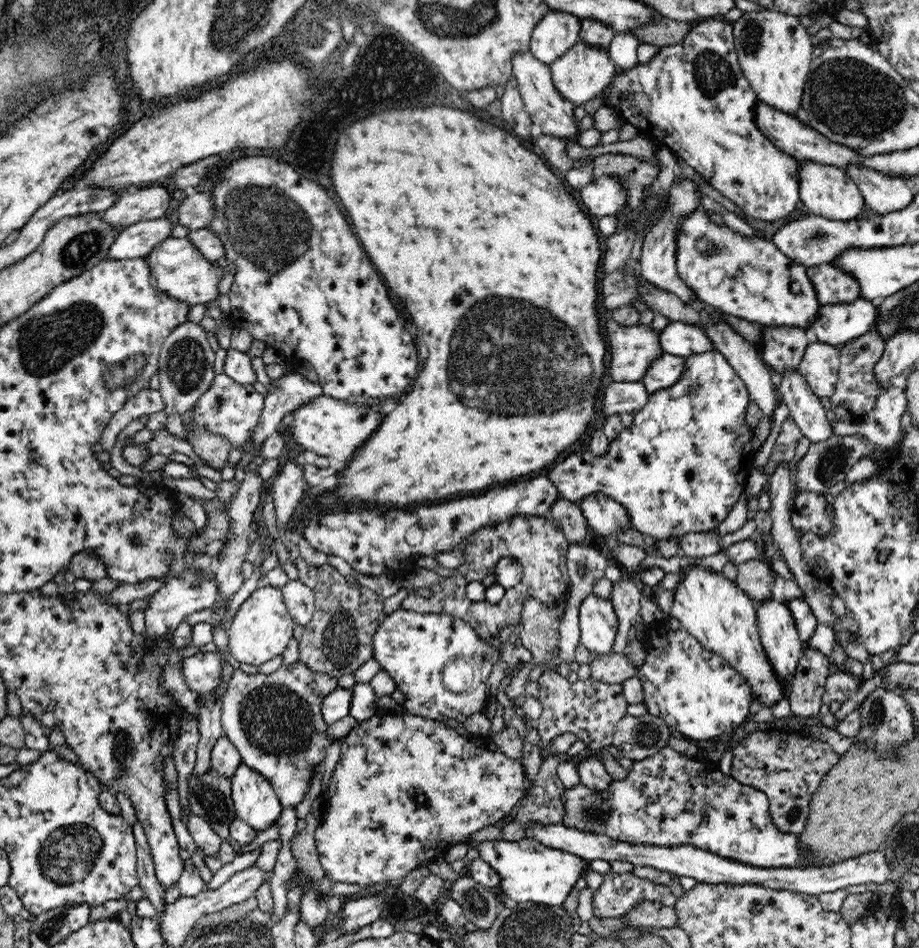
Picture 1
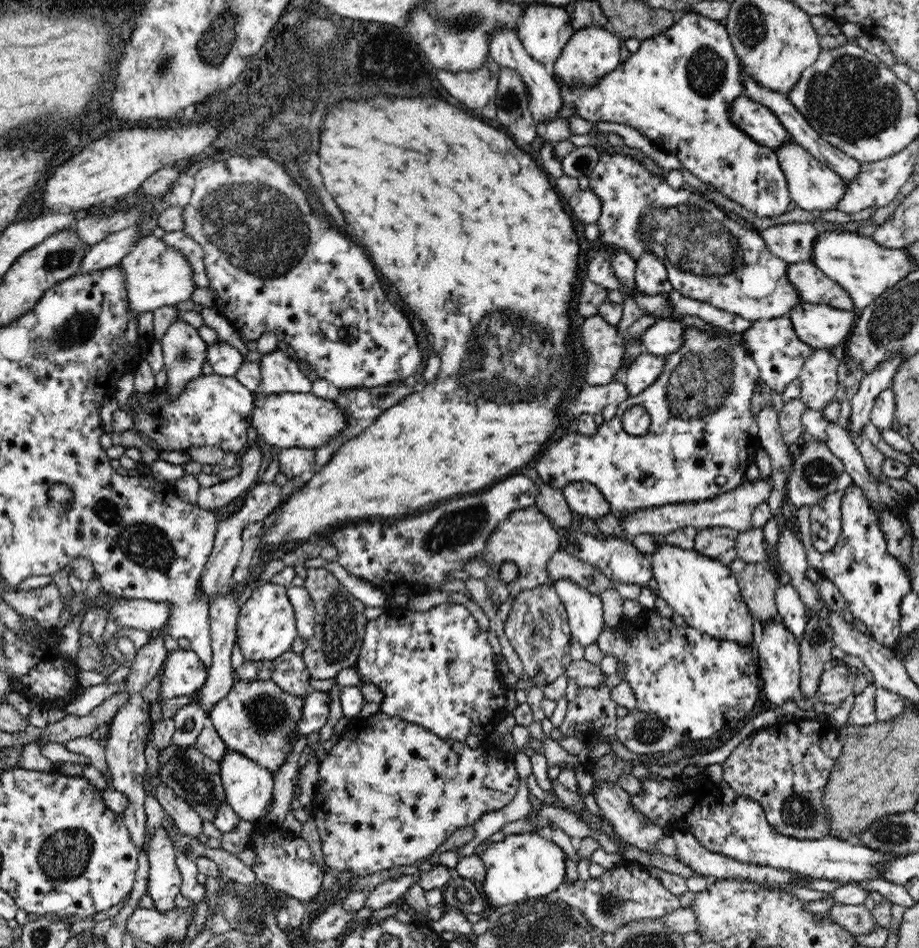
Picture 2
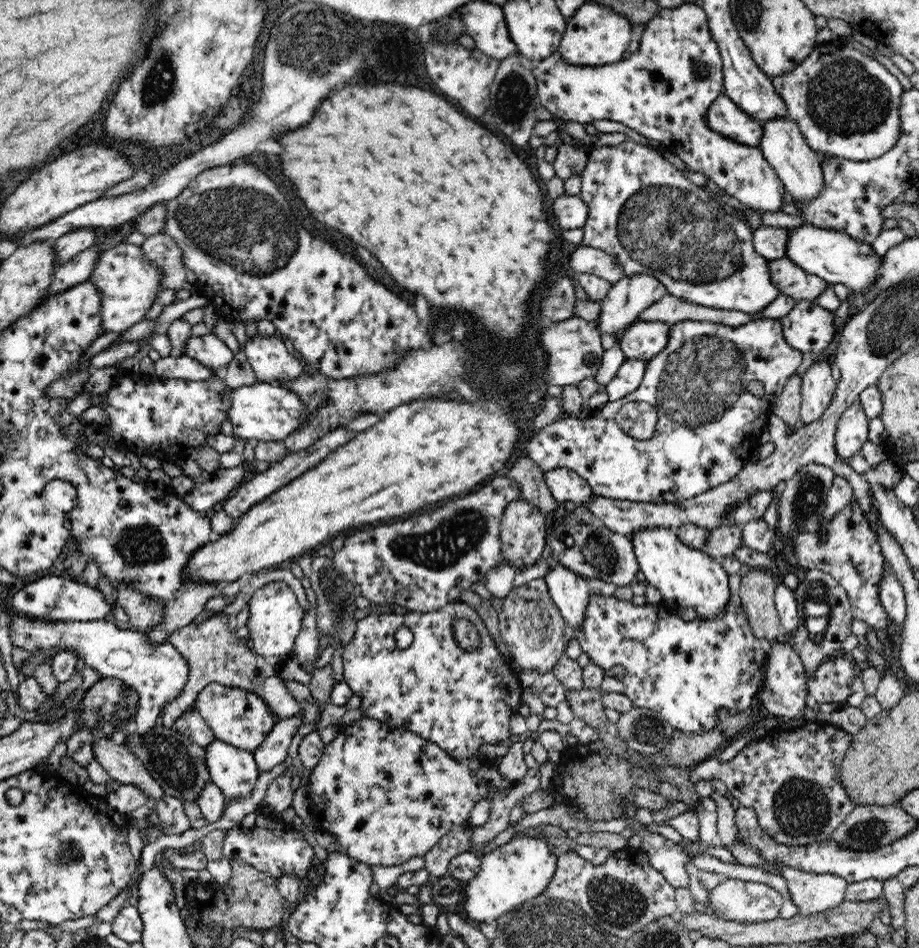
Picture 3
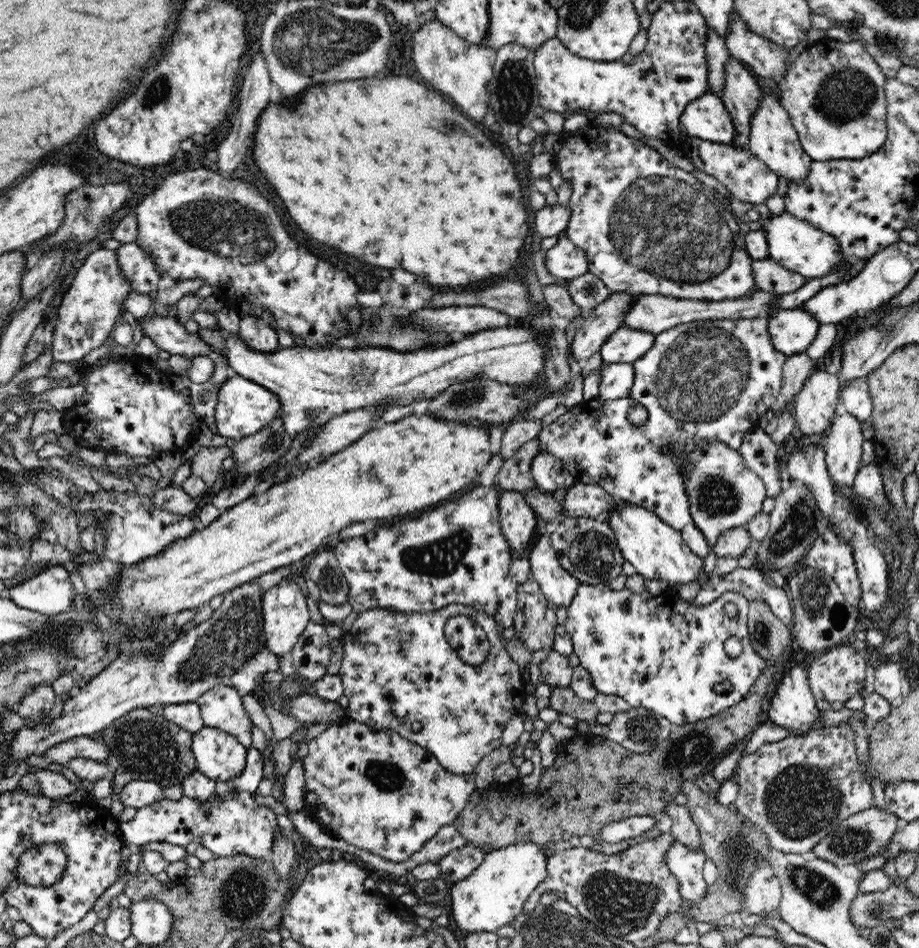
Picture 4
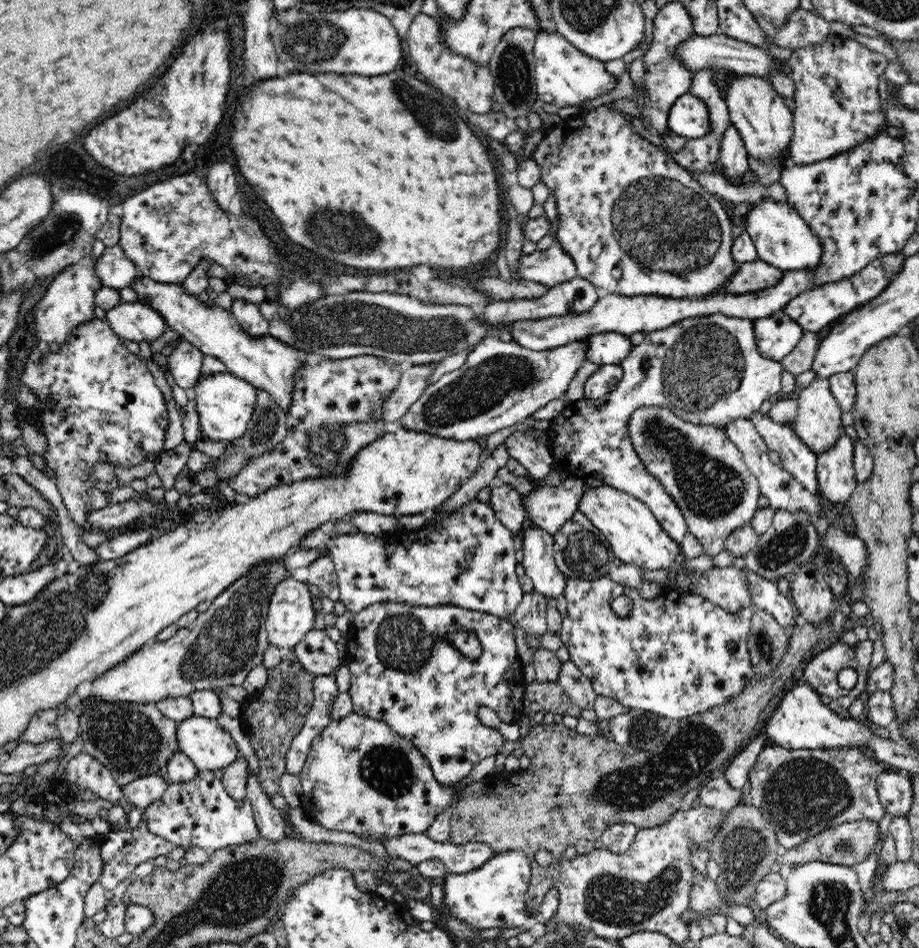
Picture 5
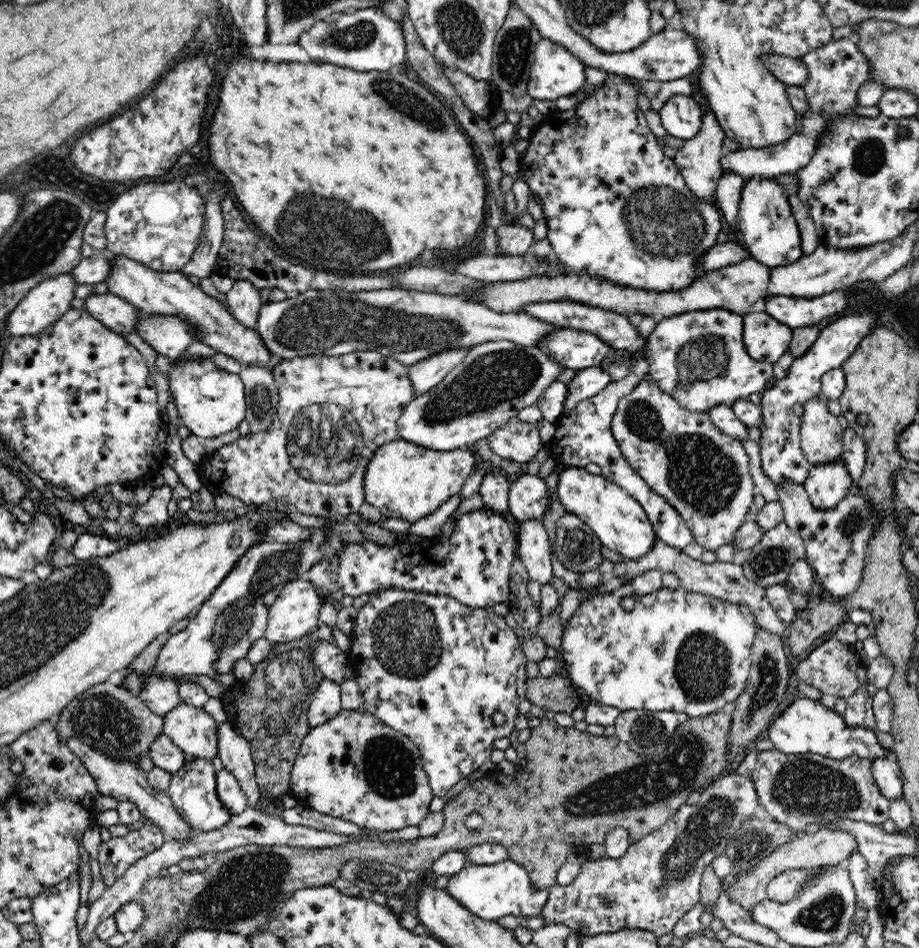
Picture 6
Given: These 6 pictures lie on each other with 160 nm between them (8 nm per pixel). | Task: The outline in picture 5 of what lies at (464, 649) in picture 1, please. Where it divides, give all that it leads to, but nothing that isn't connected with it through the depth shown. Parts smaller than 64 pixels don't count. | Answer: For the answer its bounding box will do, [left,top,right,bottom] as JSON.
[345,602,525,787]

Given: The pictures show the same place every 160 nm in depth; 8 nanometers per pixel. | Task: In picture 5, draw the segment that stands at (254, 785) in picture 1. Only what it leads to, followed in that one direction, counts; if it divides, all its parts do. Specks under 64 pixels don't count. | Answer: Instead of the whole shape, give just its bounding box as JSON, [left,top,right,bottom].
[176,714,239,770]

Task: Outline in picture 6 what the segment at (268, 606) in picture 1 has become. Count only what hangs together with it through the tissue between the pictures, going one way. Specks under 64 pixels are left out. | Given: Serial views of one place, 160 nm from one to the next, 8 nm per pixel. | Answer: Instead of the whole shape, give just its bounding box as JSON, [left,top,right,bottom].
[264,577,326,643]

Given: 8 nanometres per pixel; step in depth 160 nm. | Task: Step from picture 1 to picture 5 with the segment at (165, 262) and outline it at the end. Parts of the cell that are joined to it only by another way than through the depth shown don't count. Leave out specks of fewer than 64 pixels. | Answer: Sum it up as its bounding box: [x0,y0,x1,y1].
[30,255,101,344]

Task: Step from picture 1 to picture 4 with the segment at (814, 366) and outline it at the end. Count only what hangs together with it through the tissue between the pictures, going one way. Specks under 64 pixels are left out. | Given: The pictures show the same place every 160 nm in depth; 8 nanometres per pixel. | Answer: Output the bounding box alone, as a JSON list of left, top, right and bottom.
[792,371,841,437]

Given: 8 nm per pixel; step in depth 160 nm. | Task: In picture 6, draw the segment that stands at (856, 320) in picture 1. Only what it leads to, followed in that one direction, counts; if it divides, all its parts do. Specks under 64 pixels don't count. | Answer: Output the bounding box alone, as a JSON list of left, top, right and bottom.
[742,311,792,364]

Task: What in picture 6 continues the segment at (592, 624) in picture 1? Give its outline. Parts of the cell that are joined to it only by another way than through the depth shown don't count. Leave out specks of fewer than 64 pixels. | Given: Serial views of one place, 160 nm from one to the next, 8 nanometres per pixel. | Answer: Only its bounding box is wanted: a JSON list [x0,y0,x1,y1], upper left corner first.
[517,520,552,585]

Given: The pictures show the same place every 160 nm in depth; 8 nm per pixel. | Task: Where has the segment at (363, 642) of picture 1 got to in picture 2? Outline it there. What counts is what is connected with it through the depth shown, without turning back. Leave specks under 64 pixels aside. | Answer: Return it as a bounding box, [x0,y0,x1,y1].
[303,568,366,680]

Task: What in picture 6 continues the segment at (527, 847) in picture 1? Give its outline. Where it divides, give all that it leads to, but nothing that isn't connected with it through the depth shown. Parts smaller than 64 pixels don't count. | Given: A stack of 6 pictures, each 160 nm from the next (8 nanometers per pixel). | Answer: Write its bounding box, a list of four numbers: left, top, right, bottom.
[446,858,549,921]

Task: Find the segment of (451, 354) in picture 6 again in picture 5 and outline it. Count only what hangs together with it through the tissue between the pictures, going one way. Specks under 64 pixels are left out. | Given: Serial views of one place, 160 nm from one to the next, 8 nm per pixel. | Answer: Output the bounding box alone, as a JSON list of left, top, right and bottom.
[384,364,436,421]

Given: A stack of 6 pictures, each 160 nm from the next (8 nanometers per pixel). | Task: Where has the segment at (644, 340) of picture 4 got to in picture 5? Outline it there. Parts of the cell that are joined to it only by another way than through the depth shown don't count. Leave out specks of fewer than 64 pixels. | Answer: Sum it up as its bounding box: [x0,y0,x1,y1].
[580,332,633,366]

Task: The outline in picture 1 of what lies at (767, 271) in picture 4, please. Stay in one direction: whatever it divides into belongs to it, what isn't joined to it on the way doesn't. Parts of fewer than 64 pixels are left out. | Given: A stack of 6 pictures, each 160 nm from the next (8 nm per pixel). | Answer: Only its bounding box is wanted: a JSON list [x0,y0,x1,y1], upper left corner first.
[806,263,860,306]

